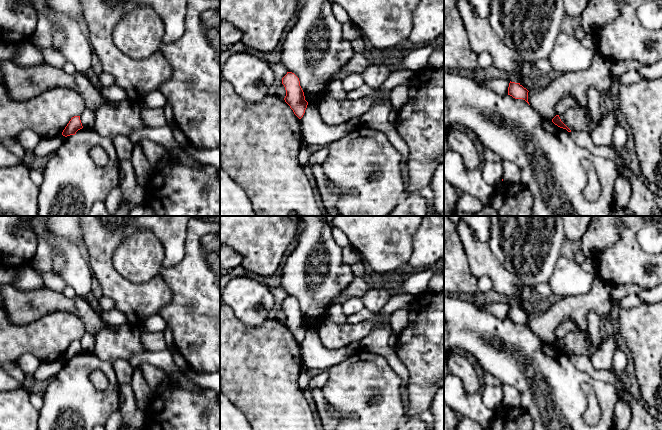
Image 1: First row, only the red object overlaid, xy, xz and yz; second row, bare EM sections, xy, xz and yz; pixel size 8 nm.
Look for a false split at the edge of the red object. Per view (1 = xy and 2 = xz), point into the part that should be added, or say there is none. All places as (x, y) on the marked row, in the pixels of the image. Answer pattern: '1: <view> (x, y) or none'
1: none
2: none

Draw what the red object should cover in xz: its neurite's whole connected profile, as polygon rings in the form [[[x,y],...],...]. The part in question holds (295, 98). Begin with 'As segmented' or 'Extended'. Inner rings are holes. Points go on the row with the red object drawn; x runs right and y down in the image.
As segmented. [[[287,72],[282,78],[282,84],[286,90],[285,102],[290,106],[294,114],[301,119],[305,113],[308,102],[305,100],[299,78],[294,73]]]

